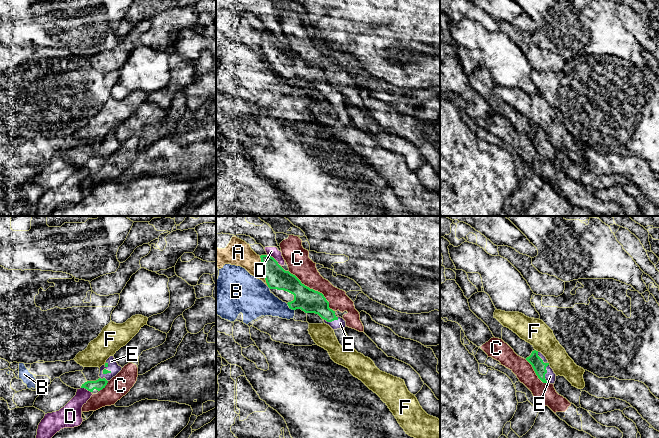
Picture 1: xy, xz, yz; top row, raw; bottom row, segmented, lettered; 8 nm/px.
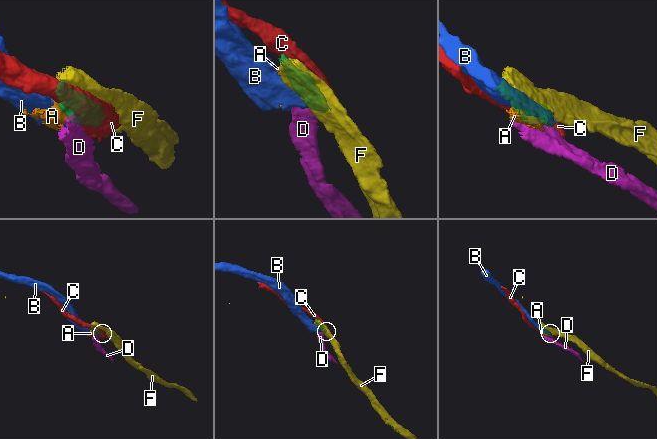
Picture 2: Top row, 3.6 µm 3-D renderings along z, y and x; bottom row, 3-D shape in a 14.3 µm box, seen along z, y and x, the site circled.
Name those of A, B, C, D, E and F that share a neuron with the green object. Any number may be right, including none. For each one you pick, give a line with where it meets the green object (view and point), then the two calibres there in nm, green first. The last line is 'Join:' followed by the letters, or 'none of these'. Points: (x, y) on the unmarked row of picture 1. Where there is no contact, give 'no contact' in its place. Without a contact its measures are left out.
E: yz (547, 141) | 100/90 nm
Join: E

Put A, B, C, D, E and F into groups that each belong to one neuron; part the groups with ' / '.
A / B / C / D / E / F

